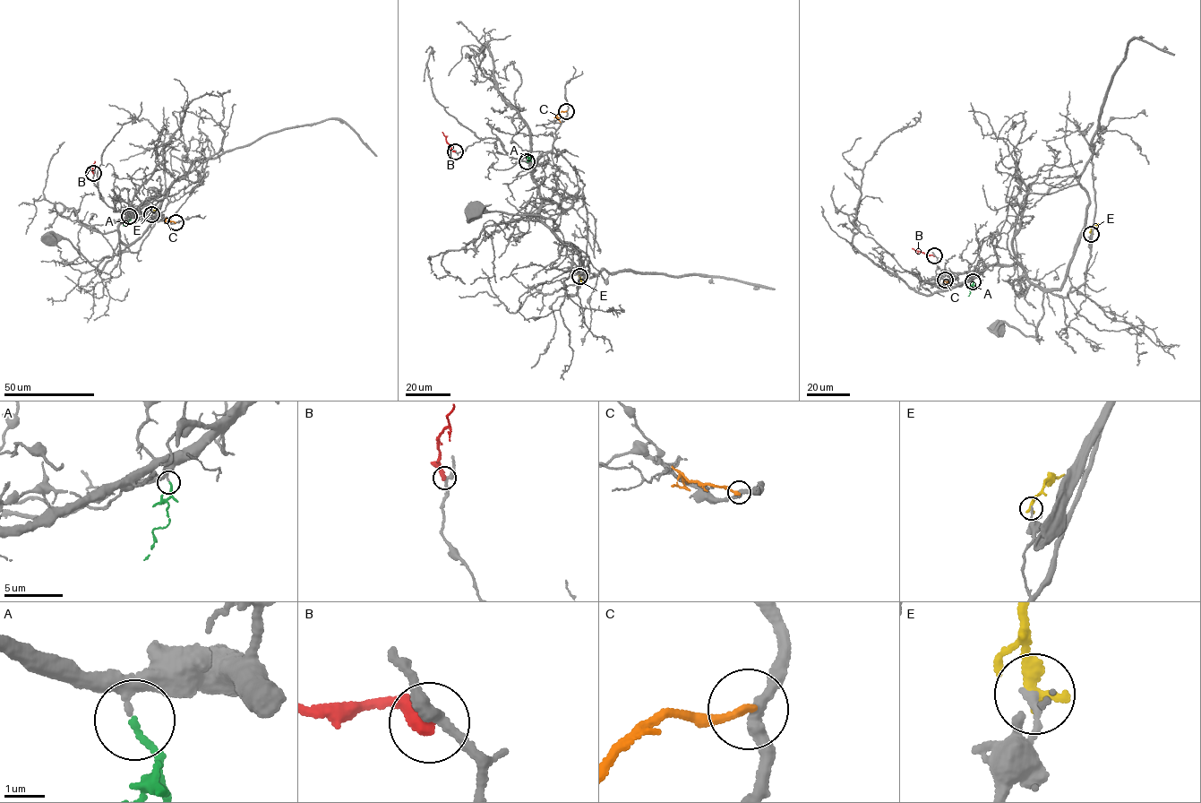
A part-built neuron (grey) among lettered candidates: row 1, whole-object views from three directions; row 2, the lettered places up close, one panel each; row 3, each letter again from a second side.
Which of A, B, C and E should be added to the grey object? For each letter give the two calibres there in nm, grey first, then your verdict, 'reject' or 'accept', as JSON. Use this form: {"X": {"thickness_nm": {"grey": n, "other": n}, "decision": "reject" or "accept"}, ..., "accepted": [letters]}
{"A": {"thickness_nm": {"grey": 240, "other": 140}, "decision": "accept"}, "B": {"thickness_nm": {"grey": 300, "other": 400}, "decision": "reject"}, "C": {"thickness_nm": {"grey": 320, "other": 200}, "decision": "reject"}, "E": {"thickness_nm": {"grey": 190, "other": 360}, "decision": "reject"}, "accepted": ["A"]}

